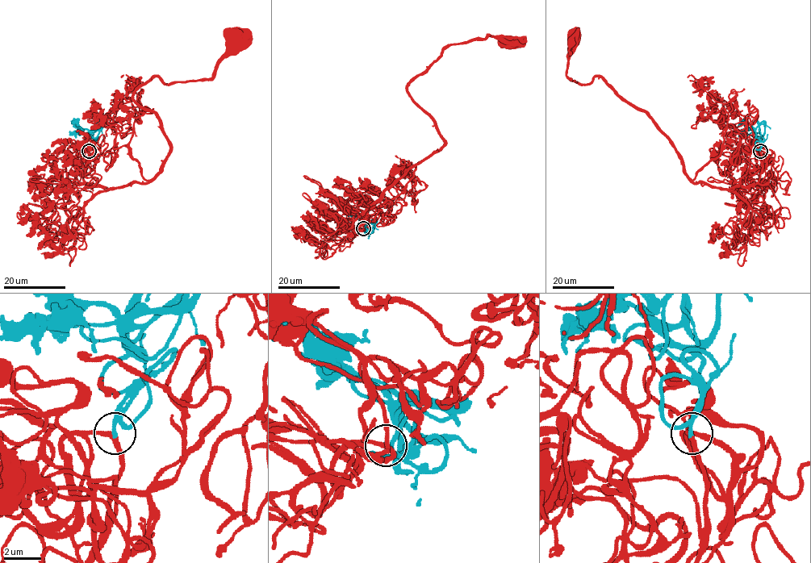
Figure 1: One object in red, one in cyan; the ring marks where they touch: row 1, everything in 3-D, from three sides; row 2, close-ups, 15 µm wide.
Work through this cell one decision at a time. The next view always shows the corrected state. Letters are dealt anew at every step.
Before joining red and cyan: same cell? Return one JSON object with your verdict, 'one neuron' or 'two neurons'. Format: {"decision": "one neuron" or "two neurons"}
{"decision": "one neuron"}

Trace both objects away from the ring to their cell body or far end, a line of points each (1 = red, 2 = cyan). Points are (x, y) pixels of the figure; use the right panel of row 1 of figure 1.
1: (760, 151), (729, 189), (694, 182), (645, 112), (599, 77), (566, 75), (574, 35)
2: (760, 151), (761, 139), (750, 130), (740, 135)

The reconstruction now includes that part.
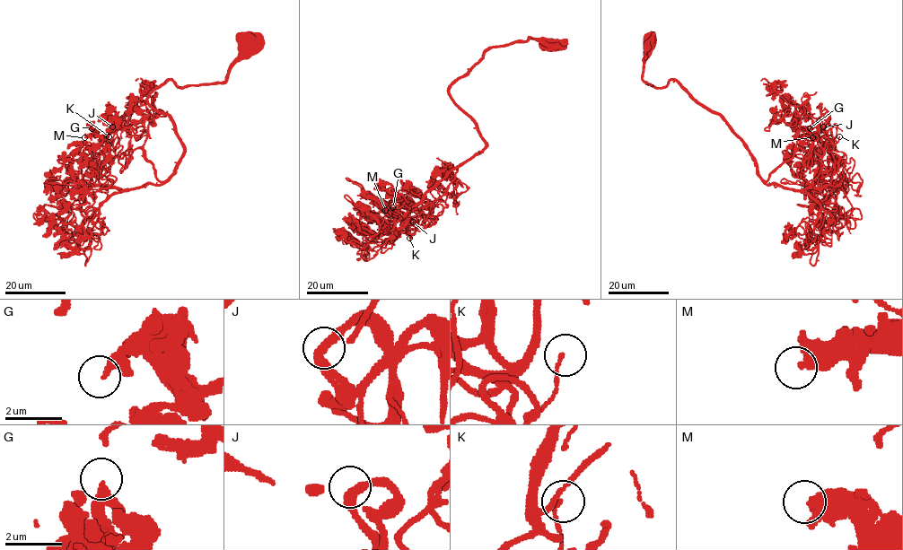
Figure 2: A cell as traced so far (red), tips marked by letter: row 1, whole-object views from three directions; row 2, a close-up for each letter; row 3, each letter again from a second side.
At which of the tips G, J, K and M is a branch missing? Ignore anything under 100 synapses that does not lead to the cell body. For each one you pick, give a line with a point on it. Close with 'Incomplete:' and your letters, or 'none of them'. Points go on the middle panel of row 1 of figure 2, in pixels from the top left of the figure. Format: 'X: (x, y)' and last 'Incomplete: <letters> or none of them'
Incomplete: none of them

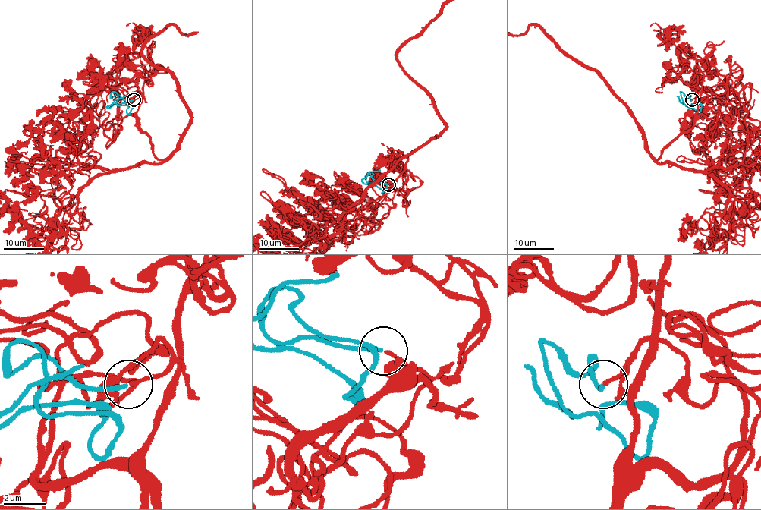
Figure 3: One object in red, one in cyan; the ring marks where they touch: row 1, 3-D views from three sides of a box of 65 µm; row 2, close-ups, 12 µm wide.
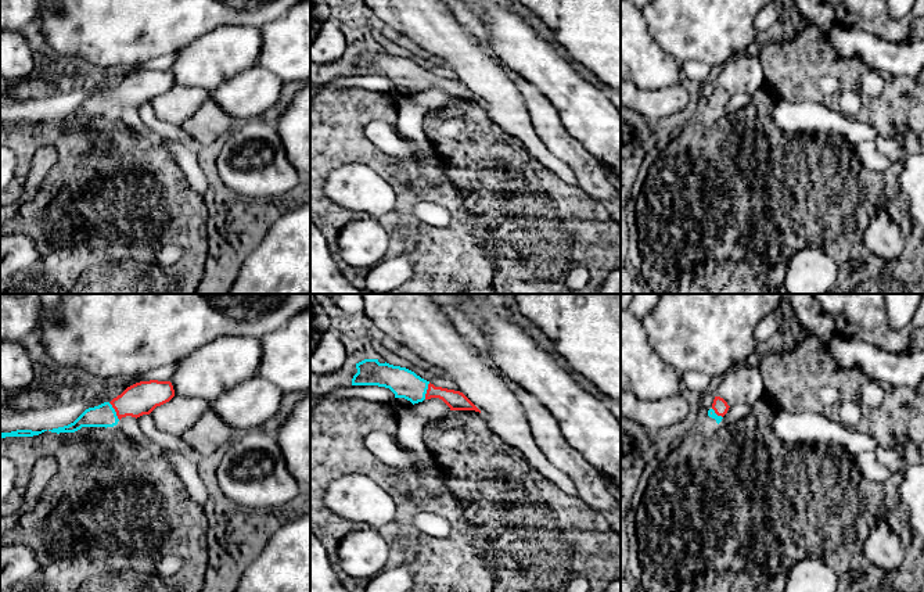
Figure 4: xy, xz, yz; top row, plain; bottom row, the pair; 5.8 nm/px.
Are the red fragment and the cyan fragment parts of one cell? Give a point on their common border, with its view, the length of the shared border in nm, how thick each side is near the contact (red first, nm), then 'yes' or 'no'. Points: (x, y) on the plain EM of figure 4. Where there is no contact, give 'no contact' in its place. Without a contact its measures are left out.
contact xy (115, 100); length 120 nm; calibres 190 and 140 nm; yes

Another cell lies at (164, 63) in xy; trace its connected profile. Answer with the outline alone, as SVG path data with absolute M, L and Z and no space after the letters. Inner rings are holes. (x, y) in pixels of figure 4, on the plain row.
M175 53L165 54L158 58L151 58L145 62L136 64L141 71L158 69L158 71L170 71L175 64Z

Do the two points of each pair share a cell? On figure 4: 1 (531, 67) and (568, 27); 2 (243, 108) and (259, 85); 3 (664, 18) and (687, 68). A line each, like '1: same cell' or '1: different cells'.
1: different cells
2: same cell
3: different cells

